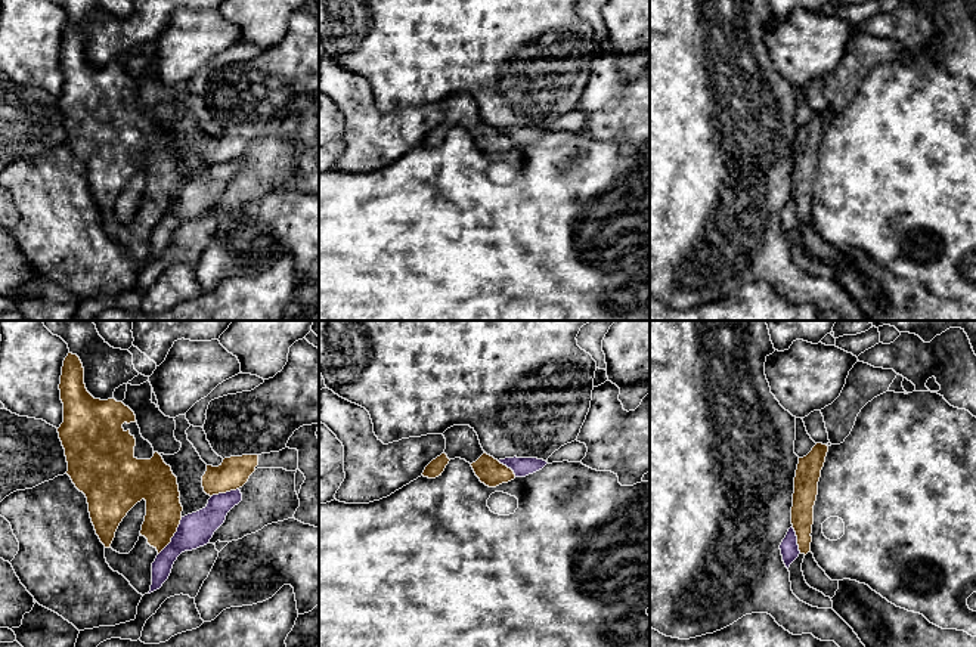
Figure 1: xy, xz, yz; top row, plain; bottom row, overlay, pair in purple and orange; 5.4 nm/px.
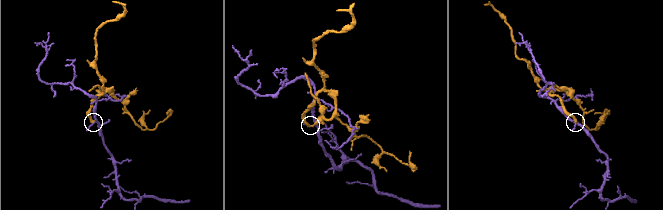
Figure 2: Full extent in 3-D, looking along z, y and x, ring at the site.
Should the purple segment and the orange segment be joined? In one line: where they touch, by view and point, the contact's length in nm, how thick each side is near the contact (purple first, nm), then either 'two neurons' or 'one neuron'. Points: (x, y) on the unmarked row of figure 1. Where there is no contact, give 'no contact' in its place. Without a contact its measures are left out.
xy (173, 206) | 240 nm | 180/190 nm | two neurons

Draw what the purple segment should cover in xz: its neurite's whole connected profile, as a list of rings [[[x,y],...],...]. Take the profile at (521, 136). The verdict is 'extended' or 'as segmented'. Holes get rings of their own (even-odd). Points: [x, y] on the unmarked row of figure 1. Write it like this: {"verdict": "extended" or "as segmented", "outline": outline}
{"verdict": "as segmented", "outline": [[[517,126],[499,129],[499,131],[511,137],[515,146],[526,146],[529,143],[533,143],[548,133],[546,130],[537,127],[517,127]]]}

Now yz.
{"verdict": "as segmented", "outline": [[[793,195],[788,198],[786,207],[783,208],[780,219],[781,219],[783,230],[784,230],[786,236],[788,238],[790,233],[800,223],[799,214],[797,214],[797,205],[796,205]]]}

